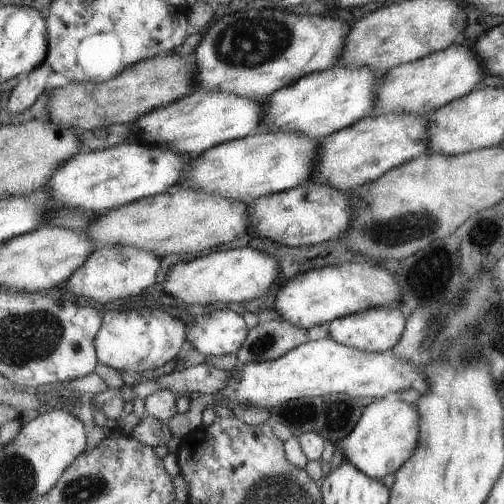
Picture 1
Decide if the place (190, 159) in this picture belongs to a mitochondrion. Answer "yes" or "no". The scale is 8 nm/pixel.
no

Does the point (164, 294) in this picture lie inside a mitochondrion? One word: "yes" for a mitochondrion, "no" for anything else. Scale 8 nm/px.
no

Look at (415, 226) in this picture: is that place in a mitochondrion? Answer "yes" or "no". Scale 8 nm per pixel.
yes

